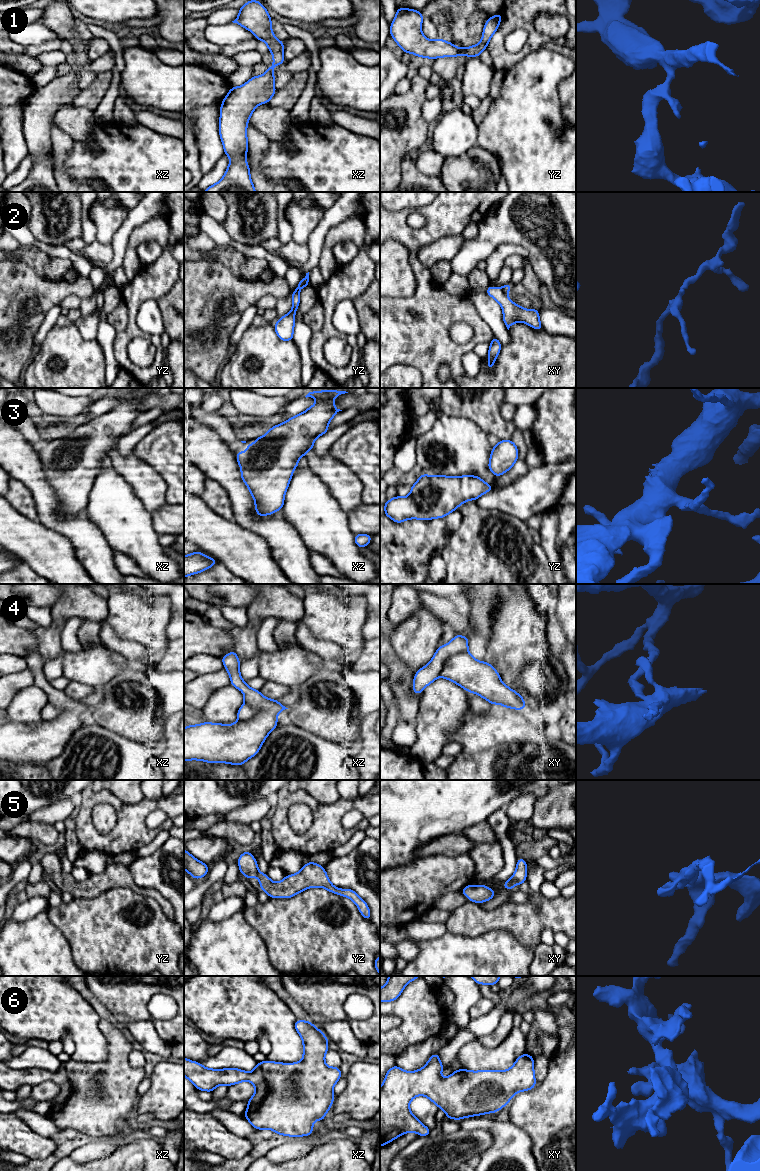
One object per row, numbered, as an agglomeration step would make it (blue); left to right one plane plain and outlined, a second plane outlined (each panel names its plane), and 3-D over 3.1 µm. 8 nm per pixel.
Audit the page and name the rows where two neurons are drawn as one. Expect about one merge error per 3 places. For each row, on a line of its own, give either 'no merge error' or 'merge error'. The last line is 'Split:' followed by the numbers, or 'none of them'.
1: no merge error
2: merge error
3: no merge error
4: merge error
5: no merge error
6: no merge error
Split: 2, 4

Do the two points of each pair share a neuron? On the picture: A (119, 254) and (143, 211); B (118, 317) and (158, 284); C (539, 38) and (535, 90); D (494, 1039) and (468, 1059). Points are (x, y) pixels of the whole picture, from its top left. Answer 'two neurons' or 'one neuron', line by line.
A: one neuron
B: two neurons
C: two neurons
D: two neurons

